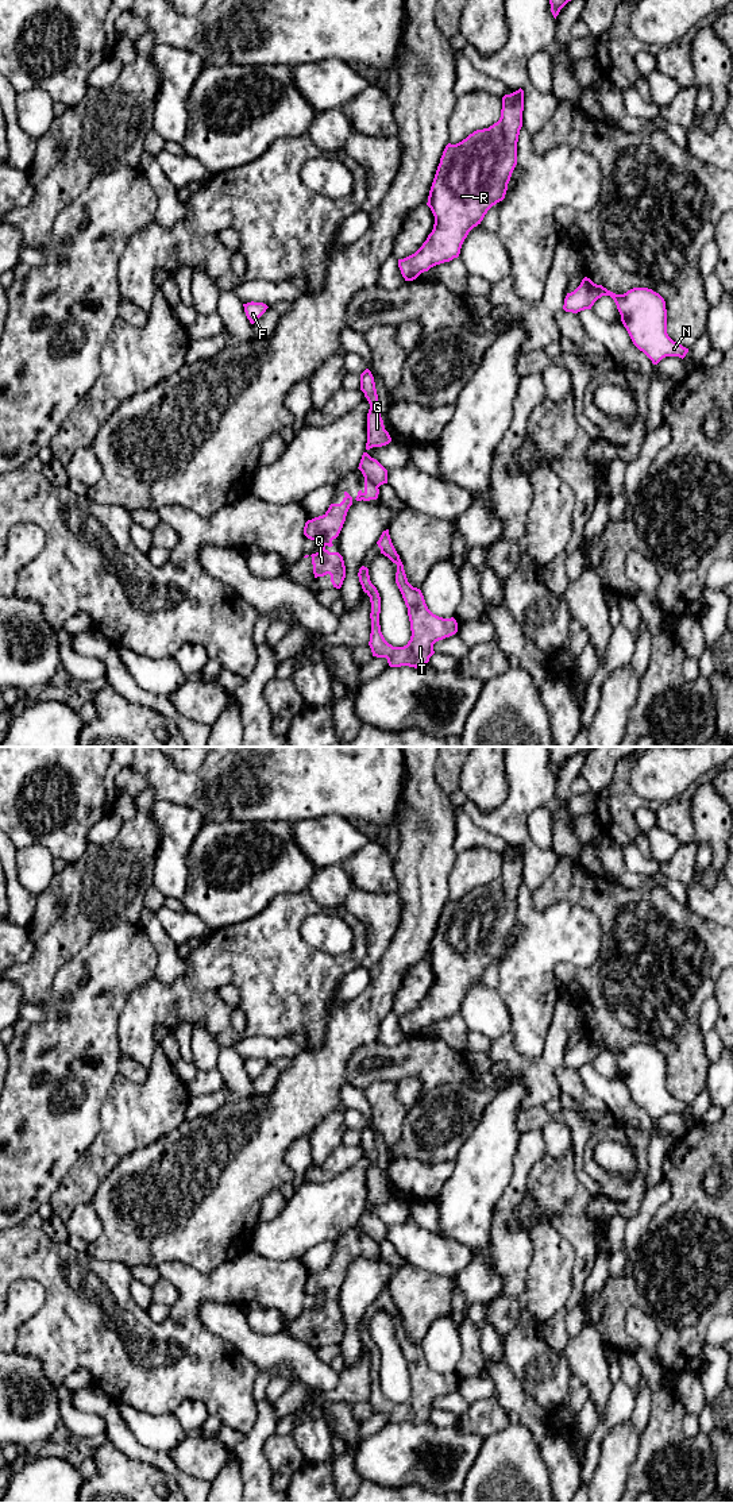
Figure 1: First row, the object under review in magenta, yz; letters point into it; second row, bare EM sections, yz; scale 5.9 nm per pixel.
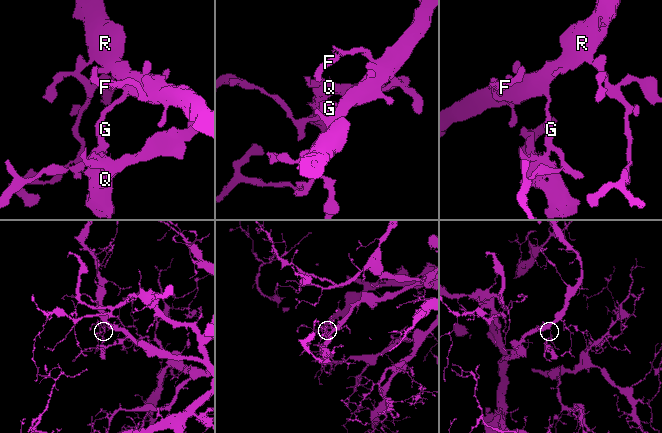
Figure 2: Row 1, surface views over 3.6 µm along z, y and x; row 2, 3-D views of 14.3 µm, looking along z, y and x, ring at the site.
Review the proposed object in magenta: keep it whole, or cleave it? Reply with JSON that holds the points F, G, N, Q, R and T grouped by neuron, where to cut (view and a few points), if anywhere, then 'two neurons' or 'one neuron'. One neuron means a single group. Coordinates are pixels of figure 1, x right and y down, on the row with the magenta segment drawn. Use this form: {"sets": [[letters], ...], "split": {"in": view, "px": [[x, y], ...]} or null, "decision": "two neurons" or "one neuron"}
{"sets": [["F", "G", "N", "R"], ["Q", "T"]], "split": {"in": "yz", "px": [[365, 477], [378, 486]]}, "decision": "two neurons"}

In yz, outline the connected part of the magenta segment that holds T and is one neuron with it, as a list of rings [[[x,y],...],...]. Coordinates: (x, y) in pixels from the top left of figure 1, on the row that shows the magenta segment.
[[[389,529],[382,532],[377,544],[381,548],[381,554],[397,564],[396,583],[408,608],[412,636],[404,647],[393,647],[385,640],[379,625],[381,597],[370,581],[369,569],[362,566],[358,577],[363,591],[370,597],[371,602],[369,645],[373,656],[386,658],[390,667],[409,666],[417,668],[427,666],[429,658],[435,654],[433,644],[455,635],[458,623],[454,617],[443,618],[433,614],[428,609],[421,590],[408,582],[404,564],[391,543]]]

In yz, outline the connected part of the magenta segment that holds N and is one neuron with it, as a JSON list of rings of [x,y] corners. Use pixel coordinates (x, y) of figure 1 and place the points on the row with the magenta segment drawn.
[[[585,277],[574,292],[567,293],[563,309],[572,313],[591,309],[602,296],[610,296],[614,300],[633,344],[653,365],[657,365],[666,357],[682,359],[686,357],[688,348],[668,336],[666,301],[652,289],[633,288],[624,294],[616,294]]]

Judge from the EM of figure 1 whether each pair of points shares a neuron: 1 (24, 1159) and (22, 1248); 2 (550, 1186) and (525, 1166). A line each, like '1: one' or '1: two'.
1: two
2: two

